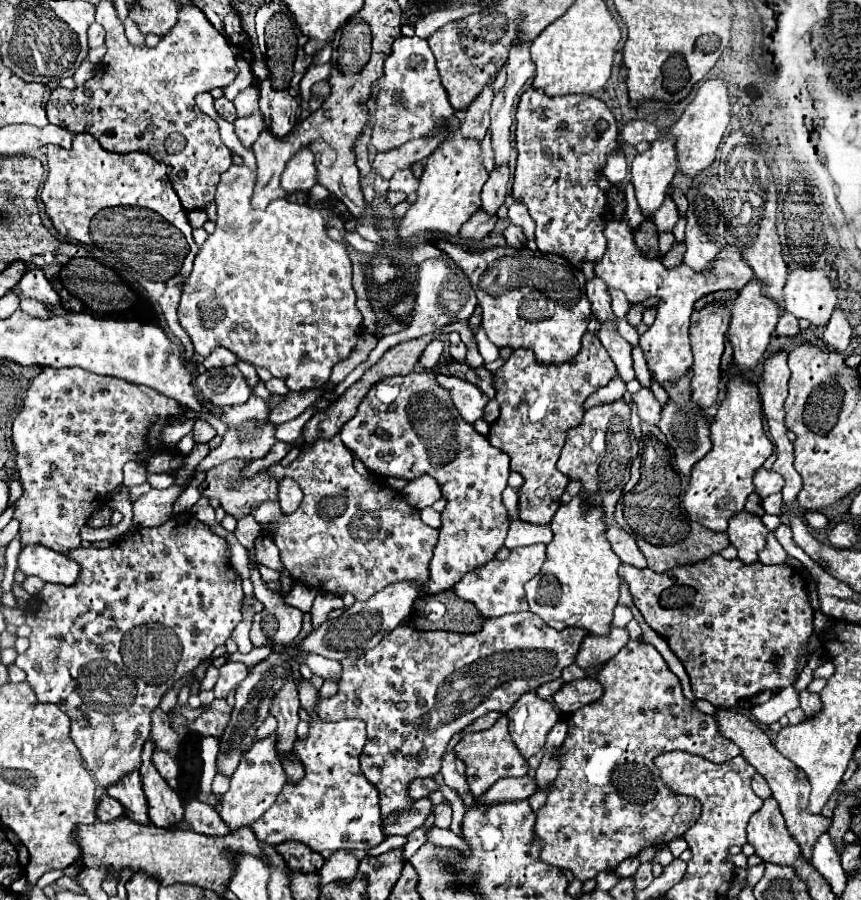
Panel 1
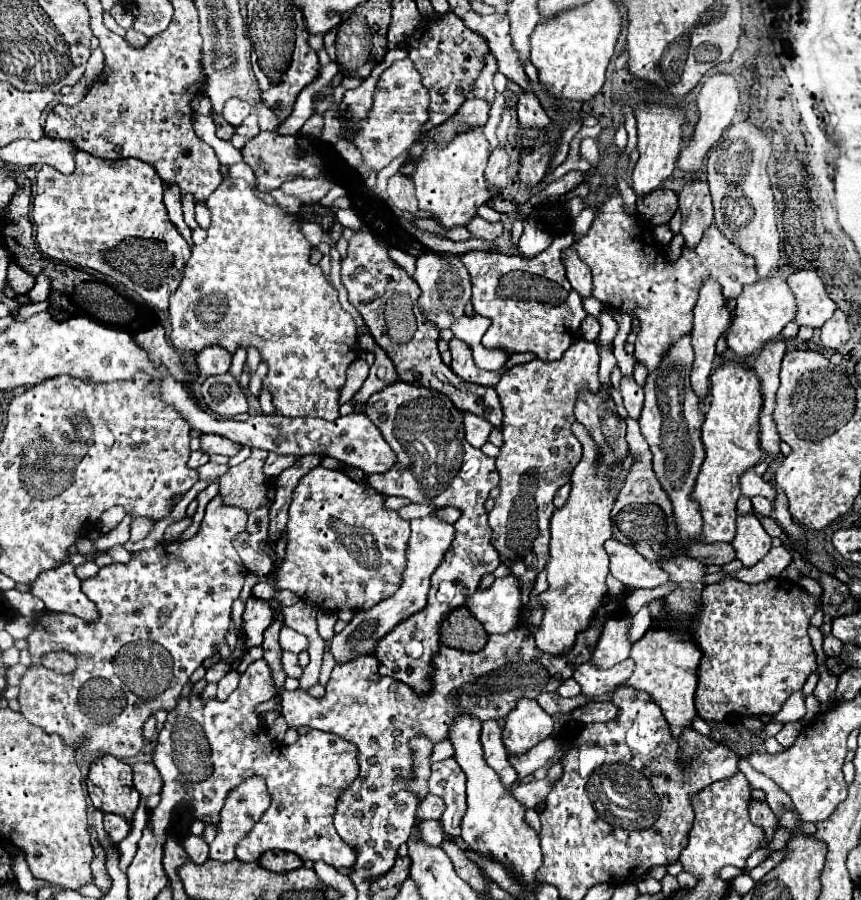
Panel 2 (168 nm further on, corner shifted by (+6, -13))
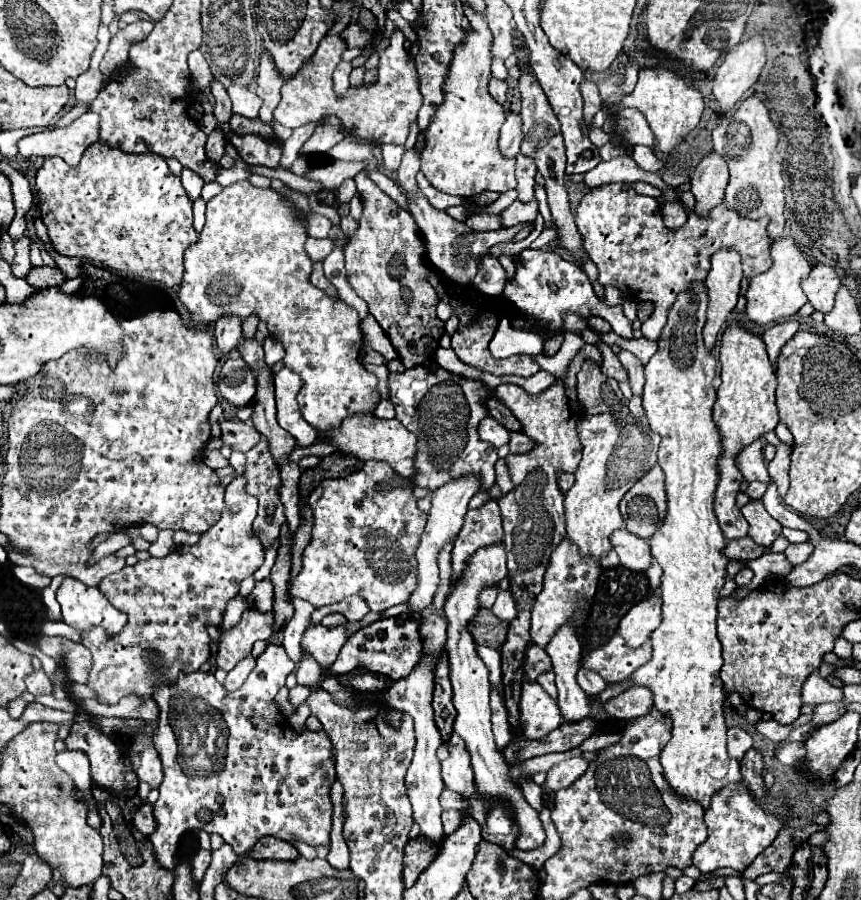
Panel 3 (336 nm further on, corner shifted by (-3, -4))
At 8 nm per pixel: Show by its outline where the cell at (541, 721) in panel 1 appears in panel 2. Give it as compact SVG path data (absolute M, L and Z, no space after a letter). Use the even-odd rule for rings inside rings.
M521 698L507 714L503 742L509 754L523 754L553 734L553 718L541 710L537 700Z

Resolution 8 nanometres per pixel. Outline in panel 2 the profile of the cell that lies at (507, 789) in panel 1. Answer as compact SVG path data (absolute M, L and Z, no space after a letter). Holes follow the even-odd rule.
M543 778L543 780L533 780L529 784L513 786L511 792L525 808L535 808L537 804L541 804L547 798L547 794L551 792L551 786L553 784L547 778Z

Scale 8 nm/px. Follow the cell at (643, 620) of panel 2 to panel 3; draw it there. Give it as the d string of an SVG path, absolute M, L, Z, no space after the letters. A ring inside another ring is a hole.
M652 561L652 567L646 571L646 575L648 575L650 587L652 587L654 591L660 591L660 577L662 577L662 569L660 569L660 565L658 565L656 561Z

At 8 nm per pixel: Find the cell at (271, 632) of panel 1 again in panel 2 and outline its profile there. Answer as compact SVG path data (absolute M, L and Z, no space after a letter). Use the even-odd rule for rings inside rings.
M283 626L281 636L279 636L279 642L281 642L281 648L283 648L283 650L289 650L289 652L293 652L293 654L299 654L299 652L303 652L303 650L309 648L307 636L303 636L303 634L287 628L287 626Z

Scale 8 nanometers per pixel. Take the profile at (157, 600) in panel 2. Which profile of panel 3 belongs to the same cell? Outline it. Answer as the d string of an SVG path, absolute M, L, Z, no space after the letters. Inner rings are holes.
M238 475L230 485L226 485L226 509L216 525L212 525L196 545L188 545L174 549L170 555L158 559L148 557L146 561L138 561L132 567L124 567L98 585L102 595L116 605L122 613L128 615L128 623L116 637L108 637L104 629L96 627L88 633L82 633L82 645L92 653L92 671L88 675L88 687L96 691L96 699L106 705L118 703L122 697L134 693L140 699L152 699L156 683L172 685L178 675L198 671L202 663L210 657L210 635L206 625L220 625L222 615L226 611L226 603L238 595L242 579L252 575L264 563L264 547L260 539L252 531L252 523L256 519L258 501L244 493L244 477Z

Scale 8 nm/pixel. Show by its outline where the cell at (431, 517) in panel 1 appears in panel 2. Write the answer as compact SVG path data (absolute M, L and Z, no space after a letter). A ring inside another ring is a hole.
M435 514L419 520L411 520L411 538L409 538L409 548L407 548L407 568L403 572L403 584L395 592L395 596L379 602L379 606L373 606L371 610L357 612L355 618L347 624L347 628L339 634L333 636L331 640L331 654L335 660L349 662L351 658L359 658L375 650L375 642L383 638L383 634L391 632L393 626L397 626L401 620L407 616L413 616L421 612L427 604L427 592L429 592L429 578L437 570L437 566L443 562L445 552L449 550L451 542L455 538L455 528L453 524L447 524L445 520L437 518Z

